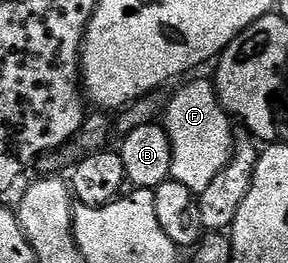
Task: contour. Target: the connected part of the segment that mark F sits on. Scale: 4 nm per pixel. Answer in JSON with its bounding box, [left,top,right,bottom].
[163,78,235,197]

